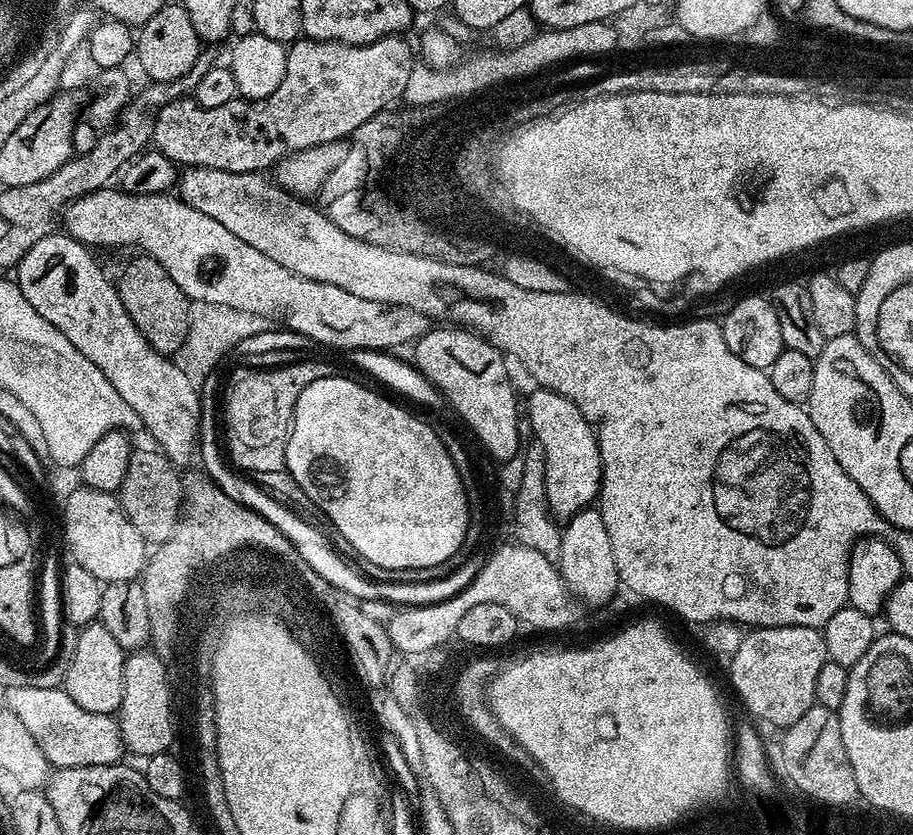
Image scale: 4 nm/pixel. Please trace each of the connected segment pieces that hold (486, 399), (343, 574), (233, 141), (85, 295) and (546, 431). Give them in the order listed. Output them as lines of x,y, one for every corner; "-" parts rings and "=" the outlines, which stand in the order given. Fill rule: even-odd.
459,326
429,327
427,332
414,341
412,350
414,367
439,391
445,401
452,403
453,410
472,427
481,446
497,462
516,458
522,448
522,416
516,413
516,392
508,377
509,361
505,353
483,336
=
249,479
244,483
244,492
230,492
228,497
243,504
264,519
268,520
270,524
276,526
286,538
293,544
296,549
297,557
299,559
309,562
313,570
318,572
320,576
326,578
330,584
334,584
336,588
344,591
347,596
360,602
367,600
378,600
388,604
398,603
398,606
422,607
442,602
456,593
463,590
466,586
474,580
480,573
481,567
485,562
485,555
480,552
472,554
466,564
460,567
456,572
450,574
448,578
440,579
438,581
430,581
422,583
416,581
414,583
378,583
369,580
367,577
355,571
348,562
342,558
332,558
331,549
327,546
327,540
323,534
315,528
315,525
309,521
306,522
300,518
297,511
286,507
284,504
278,502
275,496
263,494
260,485
255,481
-
329,558
336,560
329,560
=
397,34
394,36
387,36
373,44
363,44
362,46
350,46
349,44
335,44
334,42
322,42
321,40
310,40
307,38
300,38
295,41
287,49
288,57
286,58
286,74
282,79
282,84
269,97
261,100
243,100
237,98
226,102
226,106
214,106
213,108
203,108
198,106
195,100
191,98
181,98
170,102
169,104
159,105
157,114
154,116
154,123
152,126
151,143
154,145
155,151
162,153
166,158
170,158
172,163
177,166
187,166
190,168
213,168
214,170
226,170
227,172
258,172
263,173
268,168
280,163
285,156
290,152
301,152
307,148
313,148
319,144
331,144
333,142
343,141
343,136
351,137
354,132
362,126
369,118
378,115
379,112
387,109
392,99
395,96
401,97
403,95
404,86
407,84
409,73
414,67
414,60
412,60
412,48
404,41
403,35
=
49,234
44,236
33,246
31,250
20,259
14,269
15,283
20,285
22,294
50,326
62,330
66,338
81,352
118,390
118,394
134,410
137,421
157,440
159,451
177,467
183,468
198,452
198,437
200,434
200,396
197,385
192,384
190,378
186,378
185,369
175,363
167,355
152,348
150,342
139,332
138,326
126,312
126,306
122,304
113,281
108,281
108,276
92,261
92,256
87,247
80,241
67,234
=
537,387
528,400
526,424
532,427
535,443
544,446
546,454
546,498
552,515
567,522
599,497
604,467
600,464
600,447
593,425
589,424
578,406
562,394

